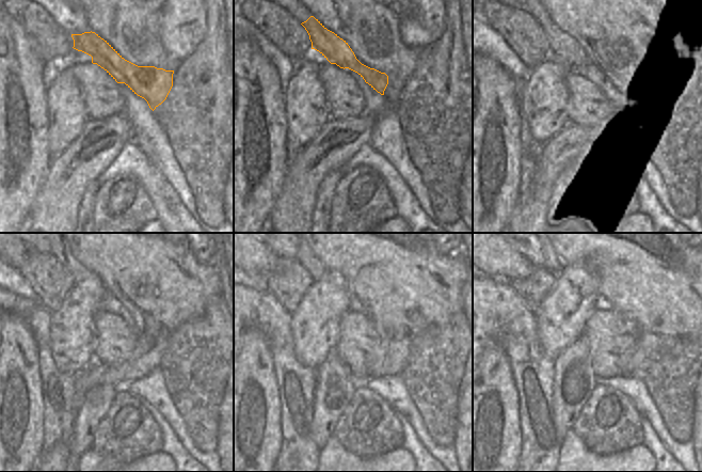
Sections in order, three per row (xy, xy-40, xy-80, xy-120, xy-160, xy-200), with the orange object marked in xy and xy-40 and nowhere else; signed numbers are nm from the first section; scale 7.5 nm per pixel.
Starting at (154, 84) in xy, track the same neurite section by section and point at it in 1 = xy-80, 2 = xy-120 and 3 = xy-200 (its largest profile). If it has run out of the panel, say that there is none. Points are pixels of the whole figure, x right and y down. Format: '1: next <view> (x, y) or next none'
1: next xy-80 (562, 44)
2: next xy-120 (79, 273)
3: next xy-200 (554, 264)

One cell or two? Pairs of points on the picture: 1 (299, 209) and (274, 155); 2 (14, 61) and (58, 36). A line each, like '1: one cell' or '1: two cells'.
1: two cells
2: two cells

